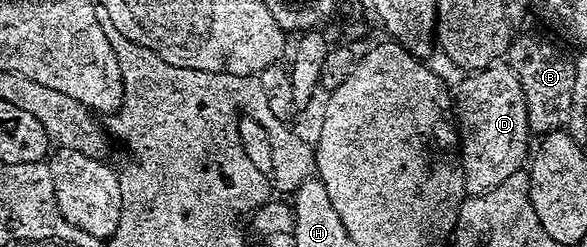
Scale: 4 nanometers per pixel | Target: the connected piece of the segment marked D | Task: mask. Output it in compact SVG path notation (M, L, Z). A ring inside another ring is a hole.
M494 64L464 75L461 87L455 90L455 125L459 131L459 153L463 168L463 184L466 195L486 194L491 192L511 172L522 169L531 154L531 131L527 116L527 100L523 94L523 84L519 76L508 64Z

